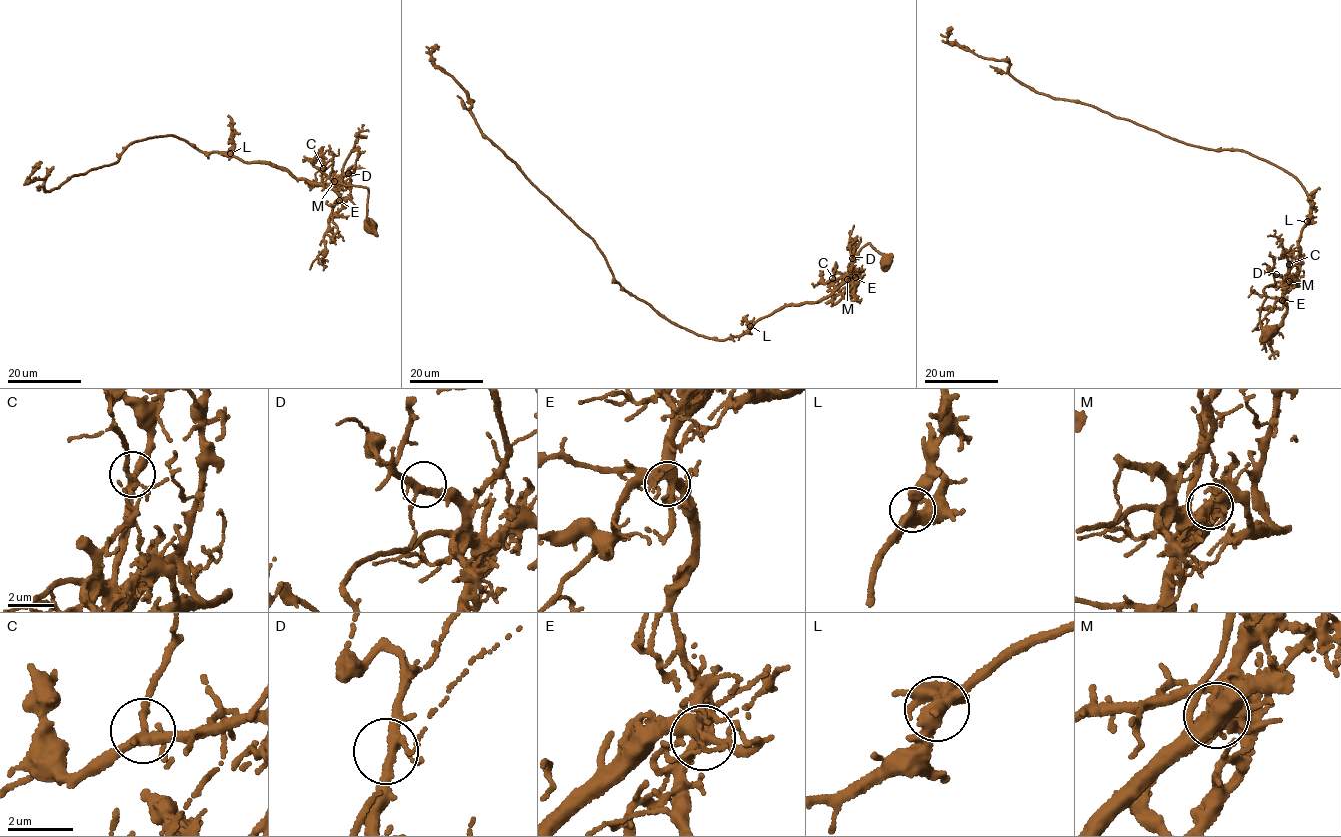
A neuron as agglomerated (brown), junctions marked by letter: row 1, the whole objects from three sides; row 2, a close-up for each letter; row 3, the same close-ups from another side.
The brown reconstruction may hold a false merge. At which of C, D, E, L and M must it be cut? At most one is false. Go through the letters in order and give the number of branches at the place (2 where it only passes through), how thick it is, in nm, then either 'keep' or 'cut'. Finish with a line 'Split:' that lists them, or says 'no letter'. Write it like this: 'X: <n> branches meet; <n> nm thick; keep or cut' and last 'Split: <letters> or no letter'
C: 4 branches meet; 280 nm thick; keep
D: 4 branches meet; 260 nm thick; keep
E: 7 branches meet; 360 nm thick; keep
L: 5 branches meet; 360 nm thick; keep
M: 4 branches meet; 200 nm thick; cut
Split: M

